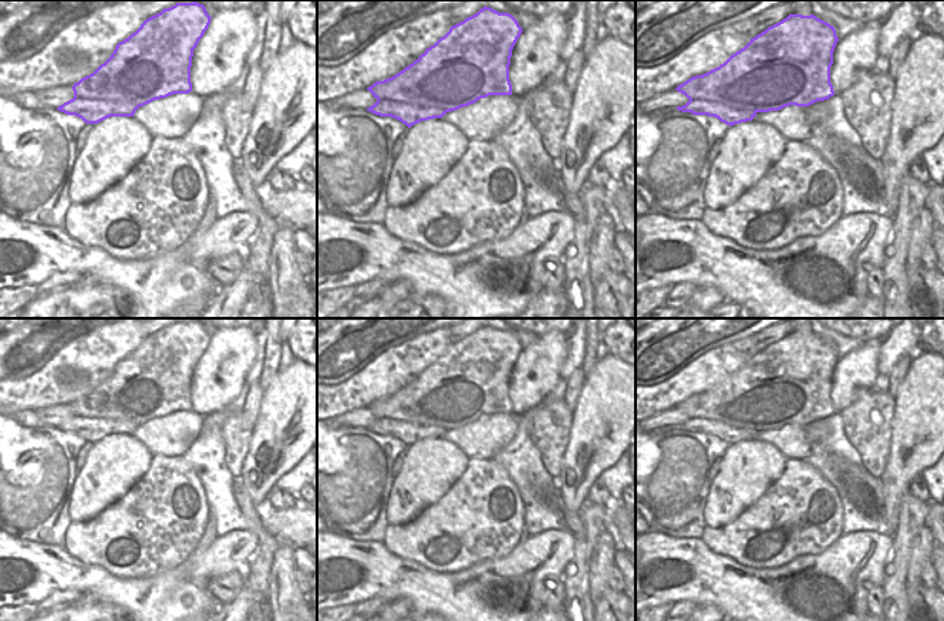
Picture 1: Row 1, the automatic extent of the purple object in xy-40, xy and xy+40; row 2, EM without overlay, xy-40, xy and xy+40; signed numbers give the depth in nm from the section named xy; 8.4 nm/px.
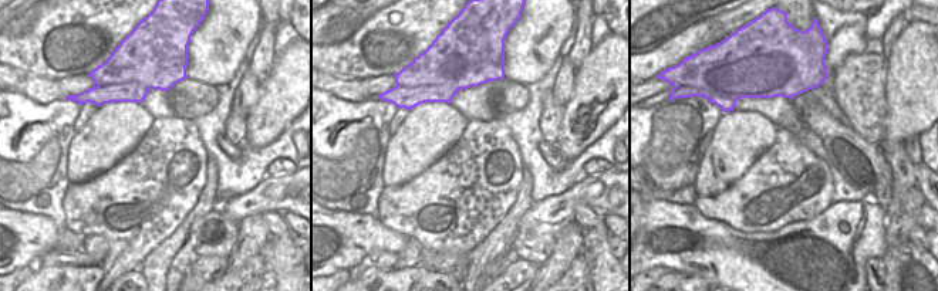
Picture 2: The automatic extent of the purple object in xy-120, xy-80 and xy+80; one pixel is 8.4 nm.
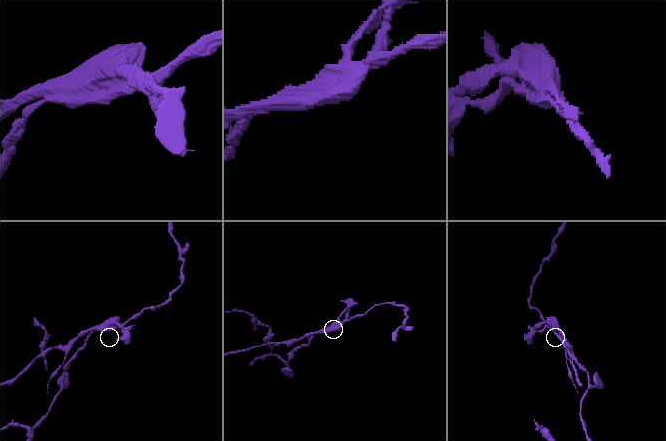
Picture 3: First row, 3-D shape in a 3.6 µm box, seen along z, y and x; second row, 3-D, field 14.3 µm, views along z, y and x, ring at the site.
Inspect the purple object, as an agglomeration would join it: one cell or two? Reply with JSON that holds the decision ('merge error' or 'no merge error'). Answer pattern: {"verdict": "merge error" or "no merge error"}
{"verdict": "merge error"}

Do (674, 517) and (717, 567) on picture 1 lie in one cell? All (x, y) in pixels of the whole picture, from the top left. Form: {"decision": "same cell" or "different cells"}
{"decision": "different cells"}

